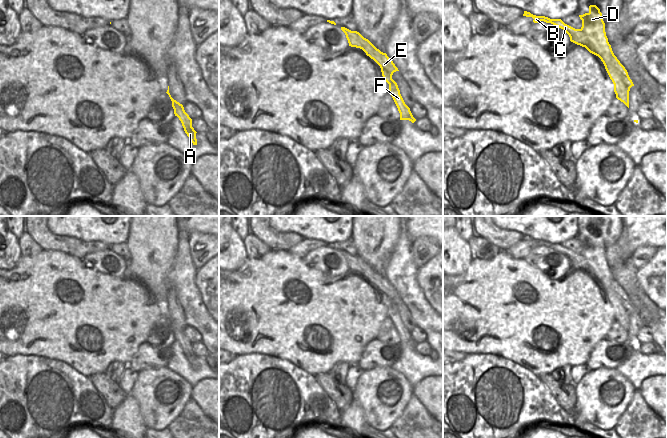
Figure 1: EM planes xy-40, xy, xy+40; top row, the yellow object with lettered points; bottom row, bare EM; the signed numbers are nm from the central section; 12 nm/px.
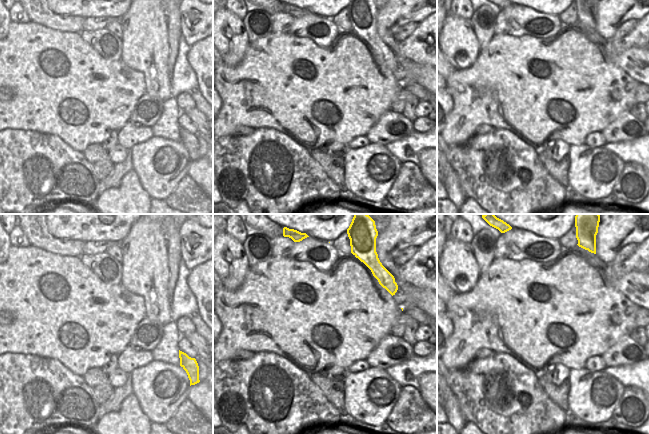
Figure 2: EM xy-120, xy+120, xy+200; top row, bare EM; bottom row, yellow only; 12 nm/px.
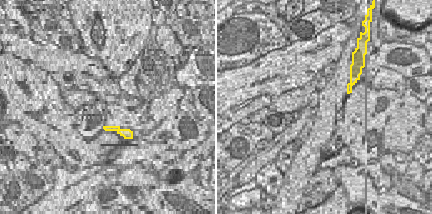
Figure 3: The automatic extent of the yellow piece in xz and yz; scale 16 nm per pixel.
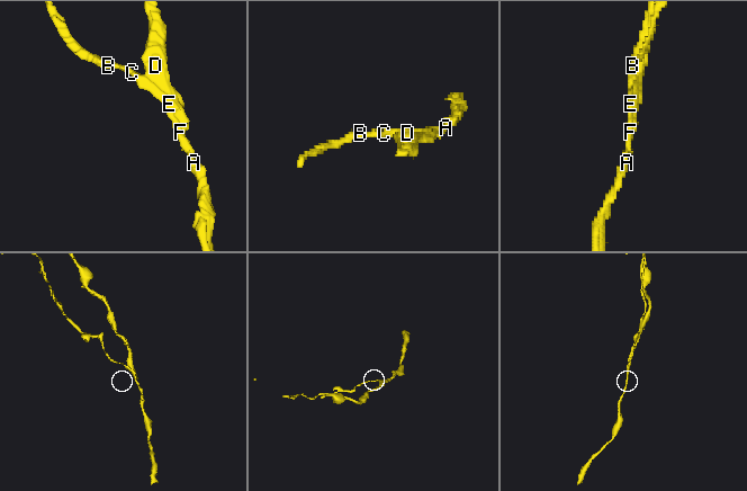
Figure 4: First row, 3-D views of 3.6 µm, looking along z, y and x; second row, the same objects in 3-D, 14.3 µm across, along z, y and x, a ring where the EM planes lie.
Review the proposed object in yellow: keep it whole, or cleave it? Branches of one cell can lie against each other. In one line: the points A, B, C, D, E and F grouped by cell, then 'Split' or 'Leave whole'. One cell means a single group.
Groups: A D E F / B C. Split

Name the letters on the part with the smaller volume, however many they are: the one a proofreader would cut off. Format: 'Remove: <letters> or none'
Remove: B, C

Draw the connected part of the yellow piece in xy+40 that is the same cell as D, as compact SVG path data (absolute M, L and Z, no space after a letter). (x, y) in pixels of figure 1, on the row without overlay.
M590 229L589 236L579 241L582 244L581 254L588 261L586 273L601 283L614 308L616 322L629 332L629 315L634 308L627 294L612 275L600 233L596 229Z

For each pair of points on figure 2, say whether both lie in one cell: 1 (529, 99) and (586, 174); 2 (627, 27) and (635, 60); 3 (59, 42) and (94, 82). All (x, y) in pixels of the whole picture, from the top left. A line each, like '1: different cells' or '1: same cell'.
1: different cells
2: same cell
3: same cell

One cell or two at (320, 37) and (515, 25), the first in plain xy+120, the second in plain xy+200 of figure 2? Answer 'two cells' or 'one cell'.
one cell

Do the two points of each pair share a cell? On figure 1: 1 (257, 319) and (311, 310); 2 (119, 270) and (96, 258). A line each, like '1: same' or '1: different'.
1: same
2: same

